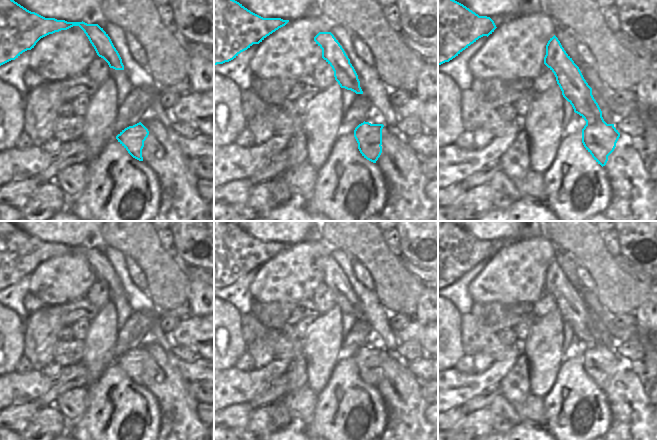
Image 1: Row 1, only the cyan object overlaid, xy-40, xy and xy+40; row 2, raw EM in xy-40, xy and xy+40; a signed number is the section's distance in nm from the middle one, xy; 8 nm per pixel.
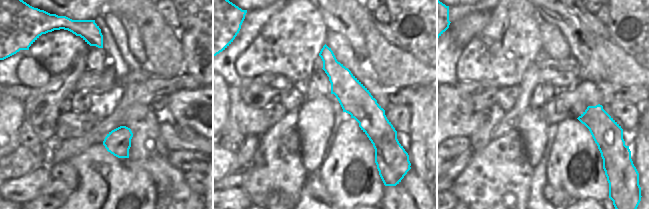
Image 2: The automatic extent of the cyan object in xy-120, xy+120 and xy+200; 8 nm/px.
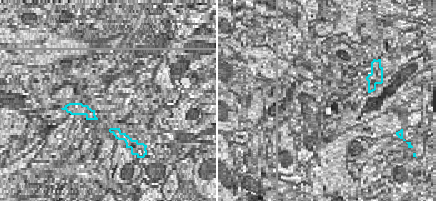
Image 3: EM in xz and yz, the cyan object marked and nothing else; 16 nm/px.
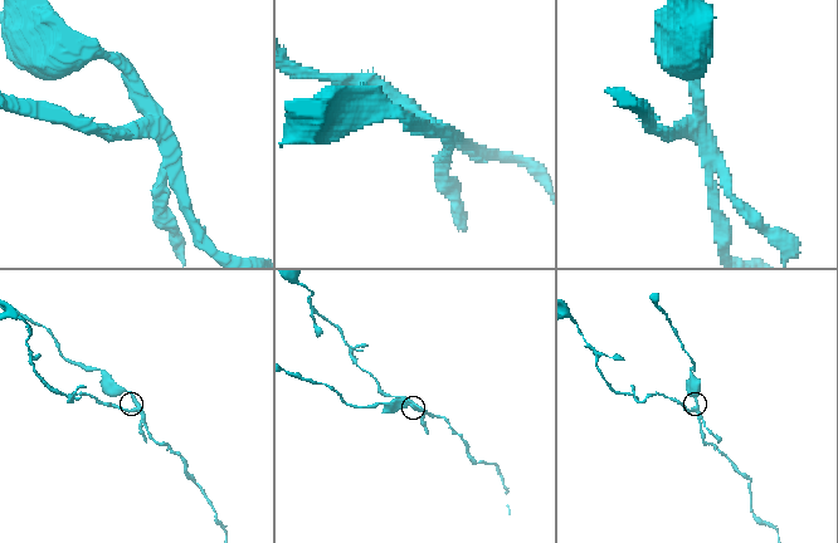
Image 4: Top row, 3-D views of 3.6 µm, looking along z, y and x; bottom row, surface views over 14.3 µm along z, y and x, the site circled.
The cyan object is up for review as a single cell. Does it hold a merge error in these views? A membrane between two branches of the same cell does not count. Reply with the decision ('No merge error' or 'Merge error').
Merge error.

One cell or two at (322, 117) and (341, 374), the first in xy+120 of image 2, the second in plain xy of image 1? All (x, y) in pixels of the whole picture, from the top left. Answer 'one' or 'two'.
two

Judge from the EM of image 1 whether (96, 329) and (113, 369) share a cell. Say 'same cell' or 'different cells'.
different cells

